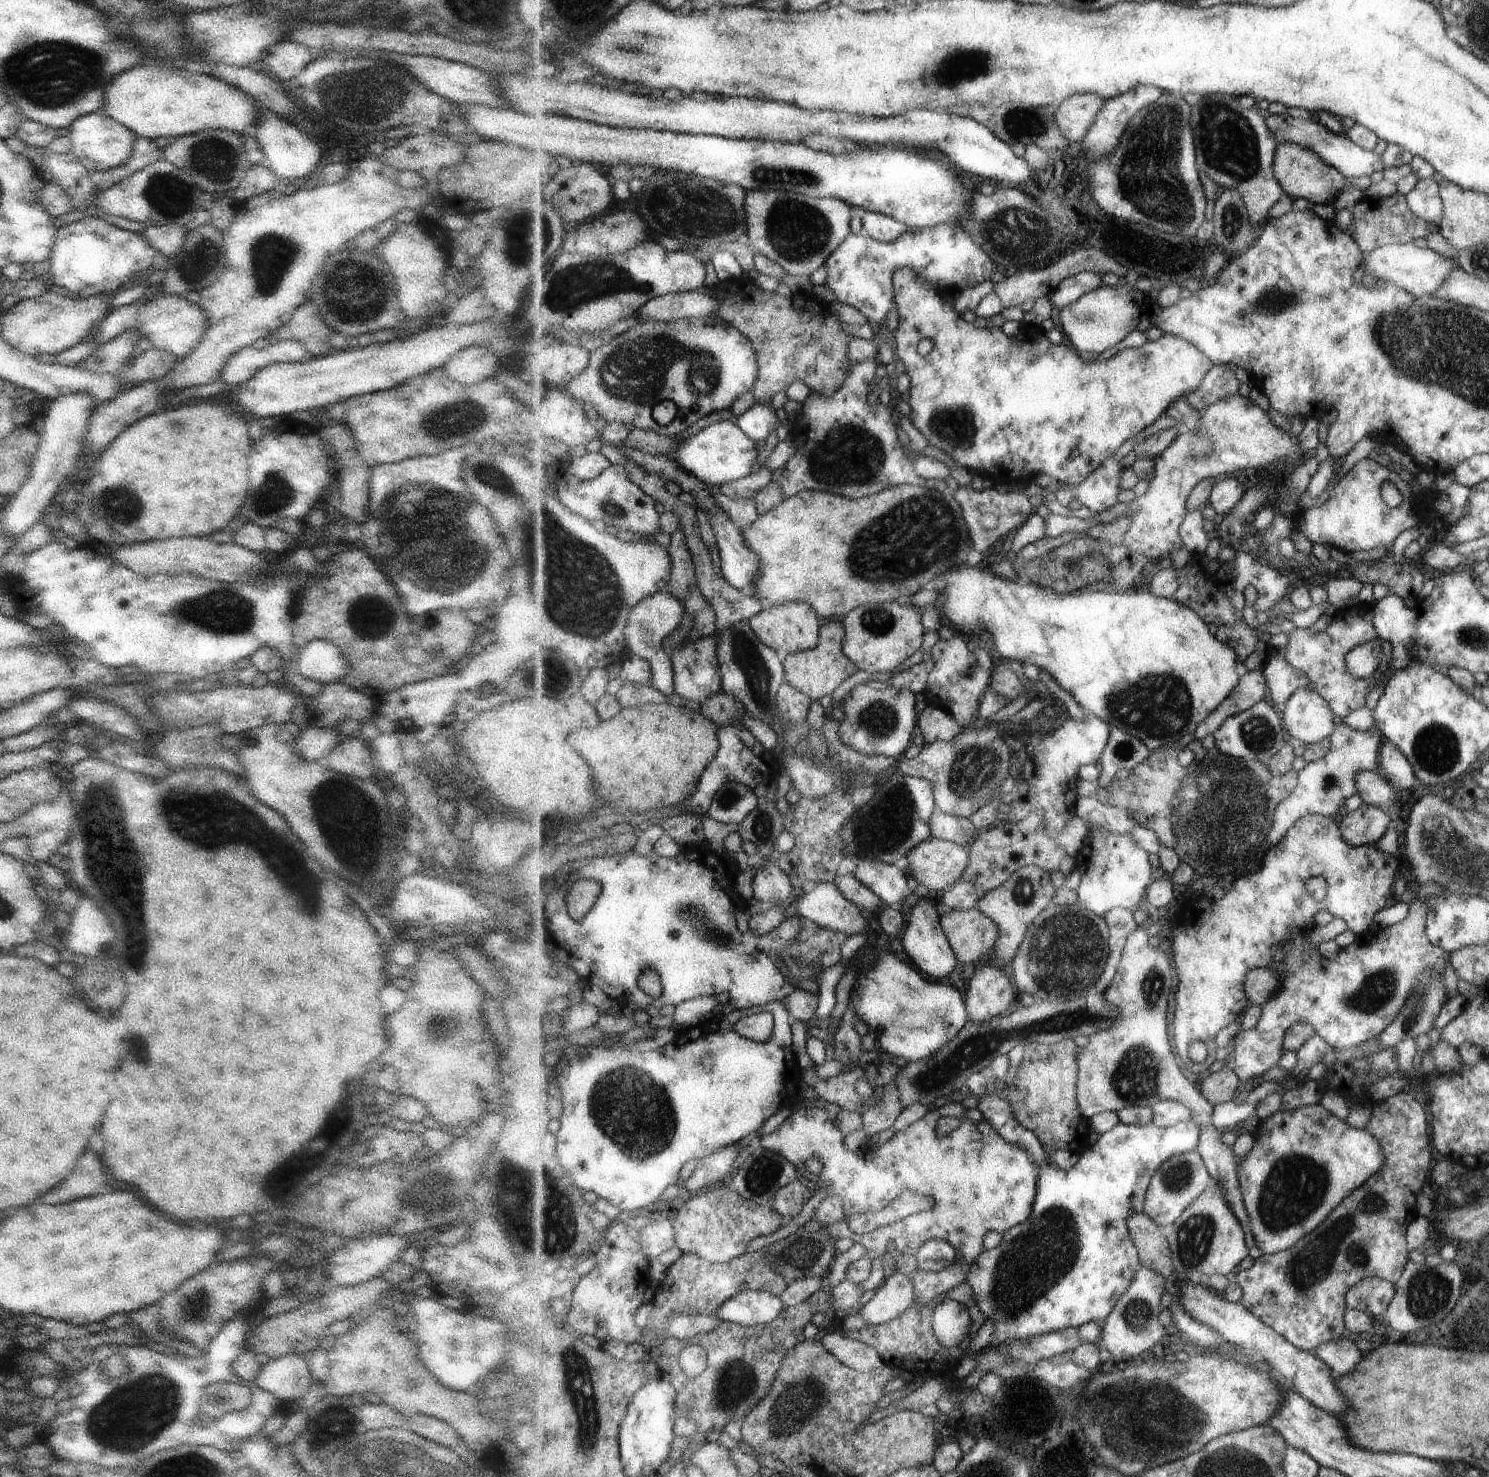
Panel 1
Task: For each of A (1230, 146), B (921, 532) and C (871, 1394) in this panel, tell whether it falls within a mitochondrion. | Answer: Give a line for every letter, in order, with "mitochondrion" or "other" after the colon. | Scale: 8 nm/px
A: mitochondrion
B: mitochondrion
C: other

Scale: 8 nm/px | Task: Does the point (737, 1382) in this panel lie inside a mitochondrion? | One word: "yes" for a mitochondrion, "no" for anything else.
yes

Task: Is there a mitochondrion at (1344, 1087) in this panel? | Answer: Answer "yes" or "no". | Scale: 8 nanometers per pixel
no

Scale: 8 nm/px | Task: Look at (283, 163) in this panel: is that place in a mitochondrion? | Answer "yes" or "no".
no

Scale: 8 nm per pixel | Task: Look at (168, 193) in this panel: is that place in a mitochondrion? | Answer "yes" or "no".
yes

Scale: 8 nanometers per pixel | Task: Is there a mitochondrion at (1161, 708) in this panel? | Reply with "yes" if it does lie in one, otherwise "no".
yes

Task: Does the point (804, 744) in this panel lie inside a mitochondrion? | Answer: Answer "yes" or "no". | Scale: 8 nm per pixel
yes

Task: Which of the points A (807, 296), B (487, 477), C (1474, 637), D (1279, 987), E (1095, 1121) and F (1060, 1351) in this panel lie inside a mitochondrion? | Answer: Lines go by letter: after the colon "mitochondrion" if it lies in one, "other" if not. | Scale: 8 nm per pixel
A: other
B: mitochondrion
C: mitochondrion
D: other
E: other
F: other

